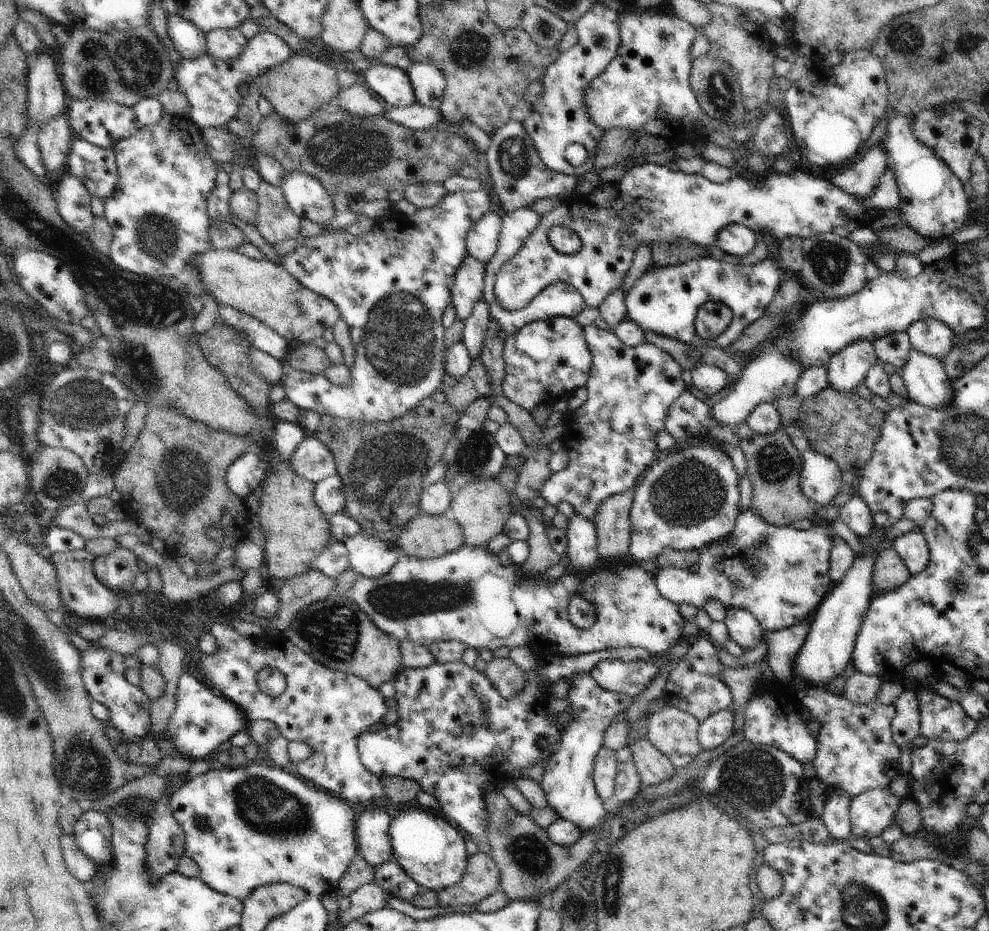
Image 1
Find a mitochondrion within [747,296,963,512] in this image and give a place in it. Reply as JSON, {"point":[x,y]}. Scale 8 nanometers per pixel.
{"point":[775,464]}

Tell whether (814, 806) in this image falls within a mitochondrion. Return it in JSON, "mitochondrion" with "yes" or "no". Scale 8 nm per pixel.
{"mitochondrion":"no"}

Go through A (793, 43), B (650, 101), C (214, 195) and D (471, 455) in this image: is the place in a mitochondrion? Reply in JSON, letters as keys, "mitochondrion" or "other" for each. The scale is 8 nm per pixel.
{"A":"other","B":"other","C":"other","D":"mitochondrion"}

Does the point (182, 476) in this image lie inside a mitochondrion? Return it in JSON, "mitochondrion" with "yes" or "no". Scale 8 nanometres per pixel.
{"mitochondrion":"yes"}

